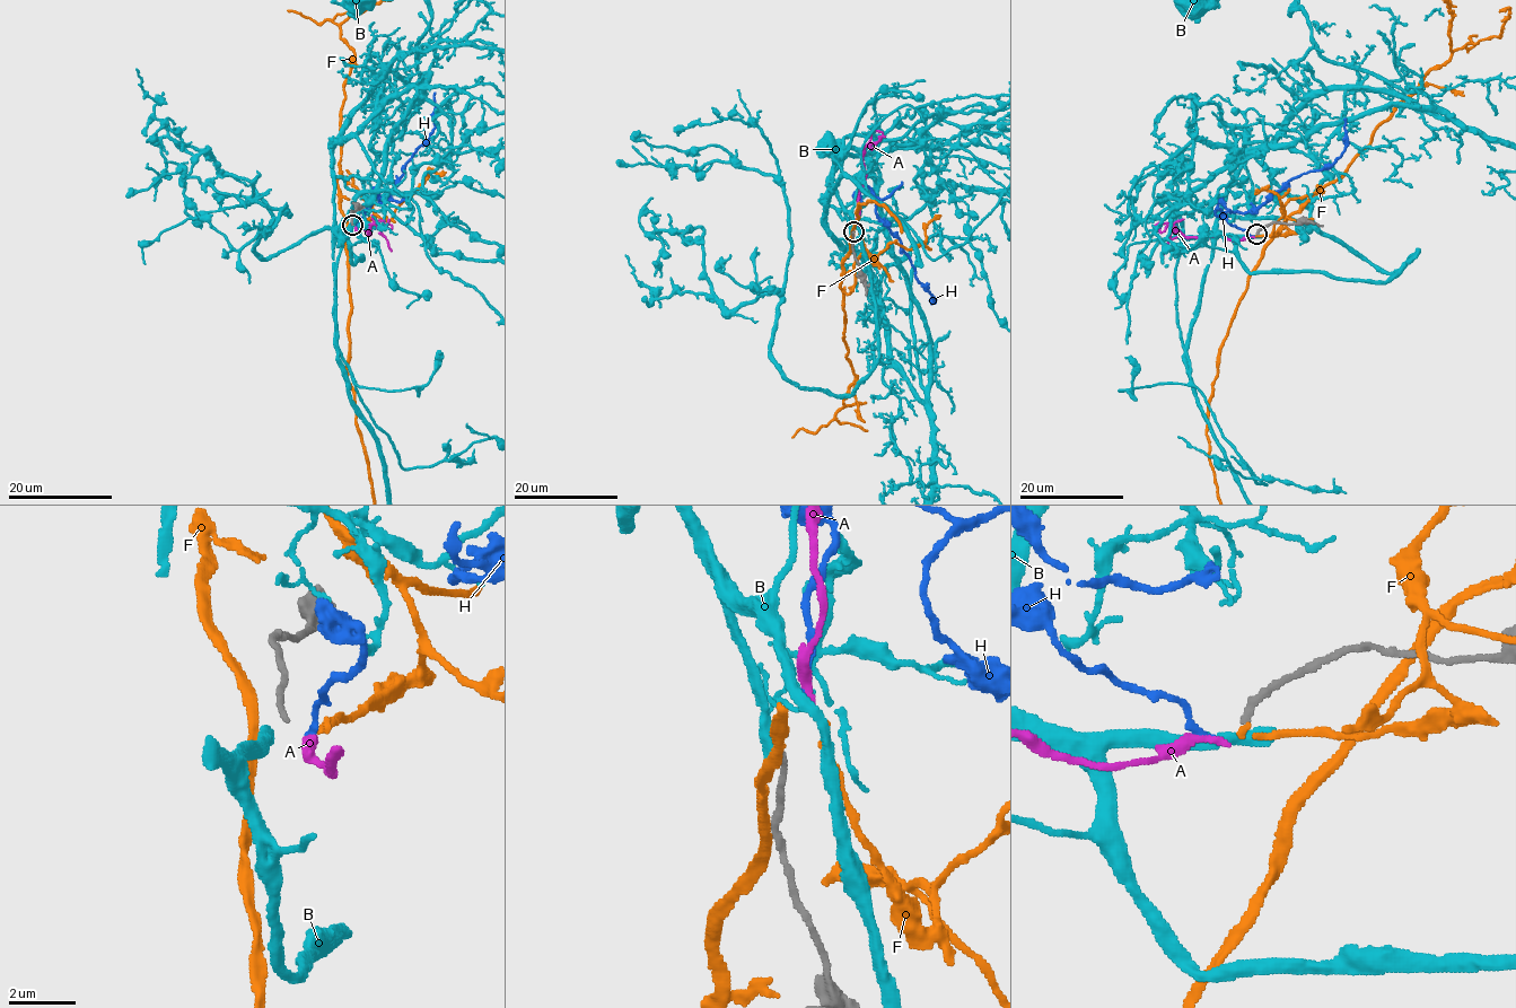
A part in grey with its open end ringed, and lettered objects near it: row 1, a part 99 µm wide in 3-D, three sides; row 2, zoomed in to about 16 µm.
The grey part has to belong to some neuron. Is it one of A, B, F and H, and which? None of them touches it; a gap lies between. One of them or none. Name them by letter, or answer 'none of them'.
H

